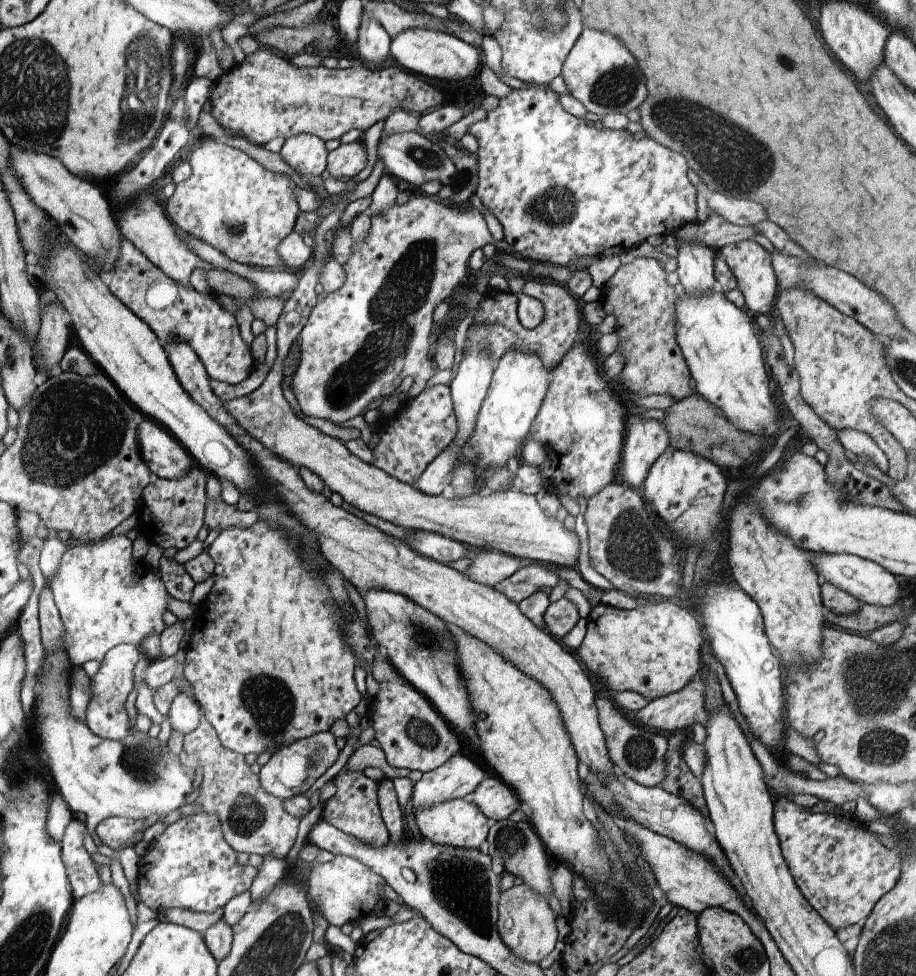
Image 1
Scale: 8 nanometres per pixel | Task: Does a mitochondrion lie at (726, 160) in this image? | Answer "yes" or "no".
yes

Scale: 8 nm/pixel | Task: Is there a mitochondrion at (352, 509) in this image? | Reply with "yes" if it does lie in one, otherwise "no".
no

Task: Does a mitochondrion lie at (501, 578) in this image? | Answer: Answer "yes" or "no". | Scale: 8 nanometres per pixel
no

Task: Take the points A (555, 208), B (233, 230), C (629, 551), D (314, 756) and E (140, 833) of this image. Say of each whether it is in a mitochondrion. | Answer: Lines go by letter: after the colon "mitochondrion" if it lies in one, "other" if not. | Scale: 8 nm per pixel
A: mitochondrion
B: mitochondrion
C: mitochondrion
D: mitochondrion
E: other

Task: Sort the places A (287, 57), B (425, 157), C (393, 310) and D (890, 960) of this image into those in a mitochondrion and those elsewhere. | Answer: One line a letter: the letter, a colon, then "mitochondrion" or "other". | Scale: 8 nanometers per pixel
A: other
B: mitochondrion
C: mitochondrion
D: mitochondrion

